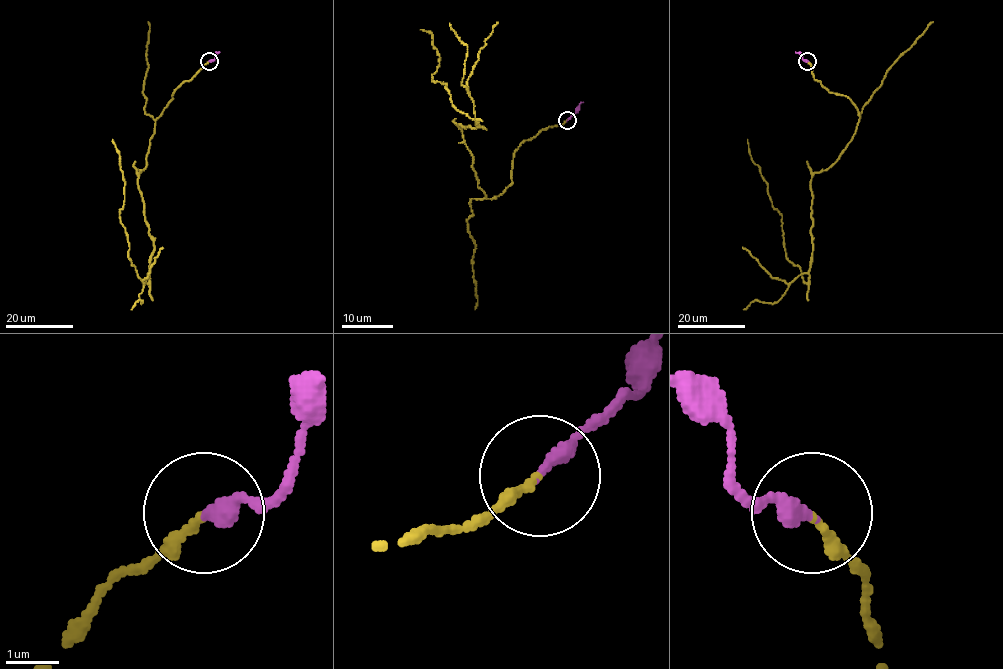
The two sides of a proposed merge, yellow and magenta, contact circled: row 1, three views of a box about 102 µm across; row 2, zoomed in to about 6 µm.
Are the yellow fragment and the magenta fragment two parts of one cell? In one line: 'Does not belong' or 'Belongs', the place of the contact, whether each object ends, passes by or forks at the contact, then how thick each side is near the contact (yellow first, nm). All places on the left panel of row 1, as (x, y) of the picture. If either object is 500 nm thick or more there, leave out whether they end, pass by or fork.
Belongs. Place: (209, 61). At the ring yellow ends. At the ring magenta ends. Thickness 180 nm (yellow) against 300 nm

